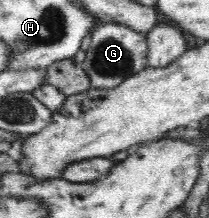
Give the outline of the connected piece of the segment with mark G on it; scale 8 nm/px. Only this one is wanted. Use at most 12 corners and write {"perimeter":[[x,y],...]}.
{"perimeter":[[94,29],[79,67],[92,88],[116,88],[146,68],[147,35]]}

